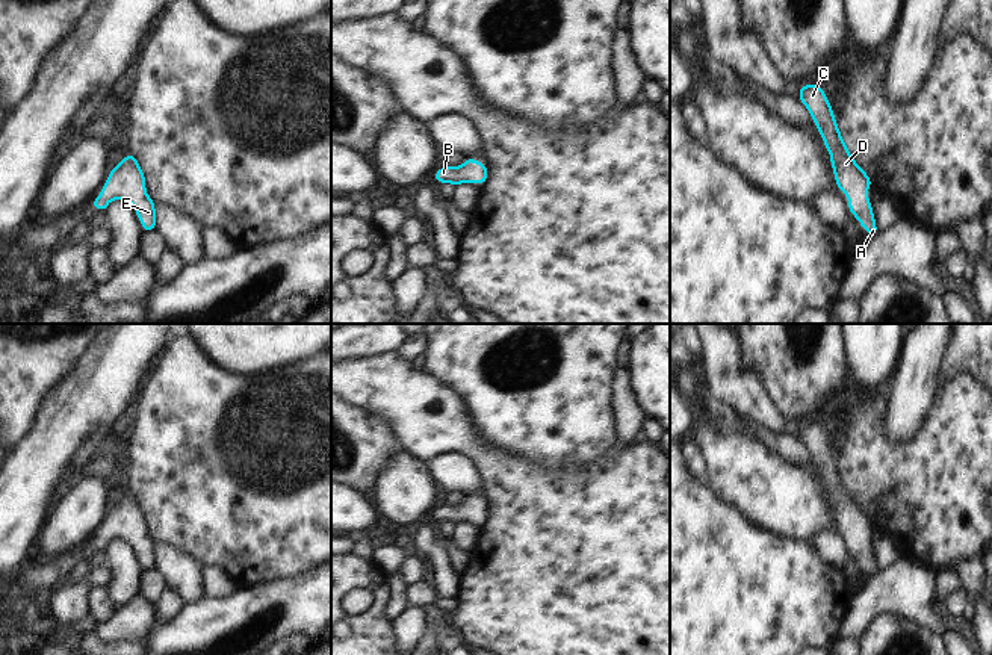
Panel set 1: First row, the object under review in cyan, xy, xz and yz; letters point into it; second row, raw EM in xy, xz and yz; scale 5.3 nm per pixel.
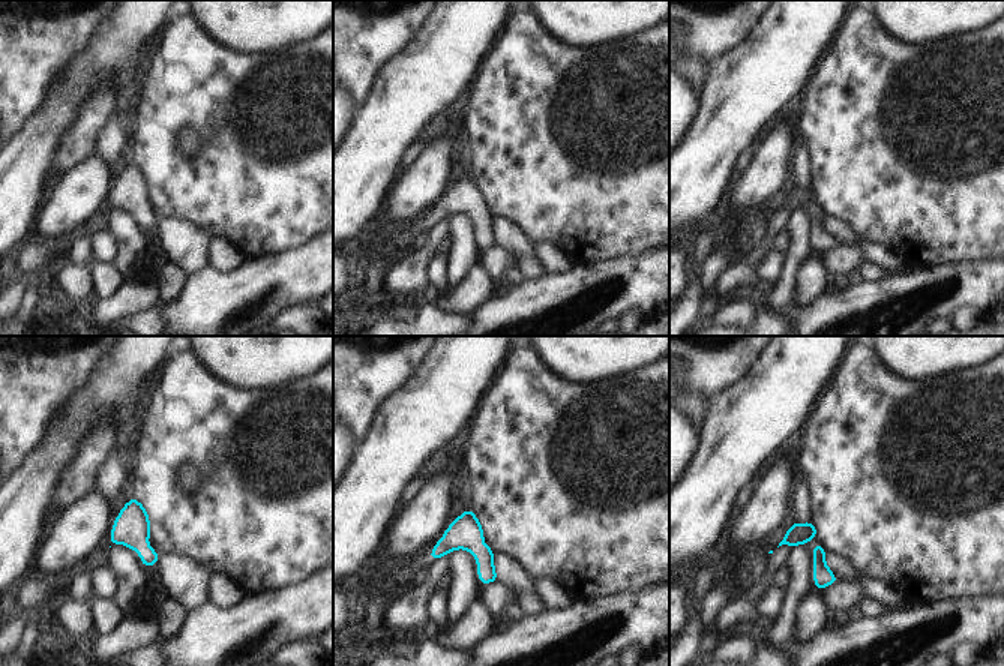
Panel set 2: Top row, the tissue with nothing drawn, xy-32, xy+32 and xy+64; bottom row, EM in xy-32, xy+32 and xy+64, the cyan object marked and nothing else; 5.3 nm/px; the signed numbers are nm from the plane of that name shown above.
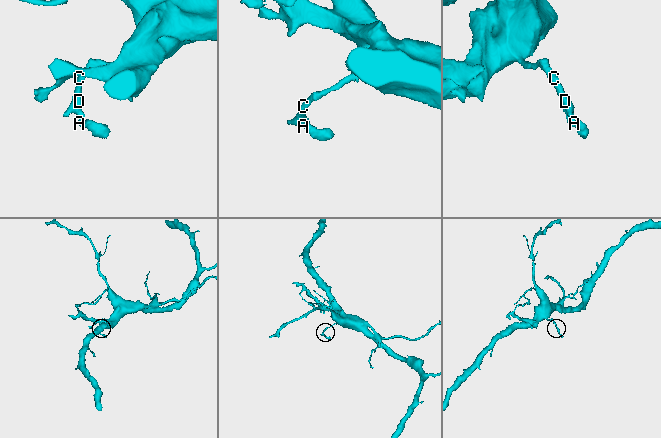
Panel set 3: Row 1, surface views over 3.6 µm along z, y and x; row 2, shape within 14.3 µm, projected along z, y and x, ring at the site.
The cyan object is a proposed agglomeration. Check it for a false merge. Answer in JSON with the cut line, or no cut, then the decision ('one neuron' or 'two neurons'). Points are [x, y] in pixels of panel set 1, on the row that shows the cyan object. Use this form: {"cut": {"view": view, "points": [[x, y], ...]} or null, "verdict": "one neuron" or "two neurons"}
{"cut": null, "verdict": "one neuron"}

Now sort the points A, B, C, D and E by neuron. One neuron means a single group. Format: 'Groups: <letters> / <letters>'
Groups: A B C D E.

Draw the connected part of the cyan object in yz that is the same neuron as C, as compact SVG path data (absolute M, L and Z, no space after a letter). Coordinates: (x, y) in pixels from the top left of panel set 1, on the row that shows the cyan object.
M800 85L798 100L823 136L824 147L830 154L836 188L848 198L848 213L860 222L870 237L876 236L879 228L871 200L865 194L873 182L850 154L824 89L820 85Z

